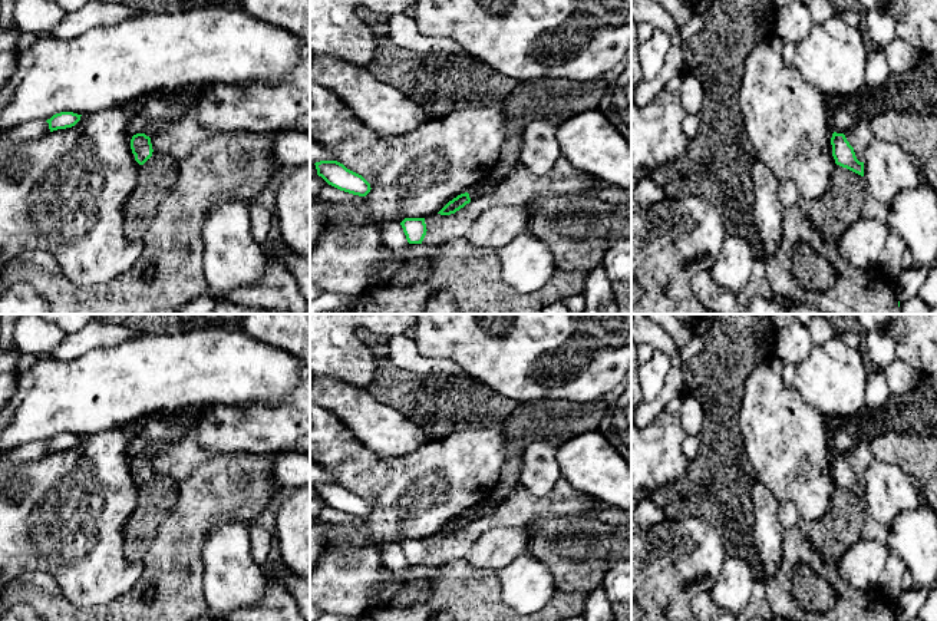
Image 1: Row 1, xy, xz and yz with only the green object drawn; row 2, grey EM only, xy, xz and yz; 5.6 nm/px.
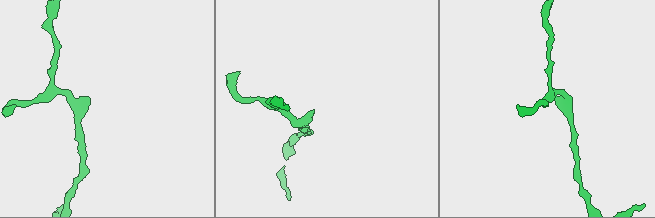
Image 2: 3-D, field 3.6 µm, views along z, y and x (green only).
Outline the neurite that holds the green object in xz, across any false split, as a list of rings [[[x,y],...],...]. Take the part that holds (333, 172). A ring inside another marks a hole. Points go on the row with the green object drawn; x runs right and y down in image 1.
[[[337,161],[316,162],[317,175],[329,185],[359,196],[366,196],[370,192],[370,184],[359,174],[347,169]]]

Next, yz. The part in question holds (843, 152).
[[[832,133],[831,138],[832,156],[835,163],[864,176],[864,162],[855,156],[854,148],[849,145],[844,133]]]

